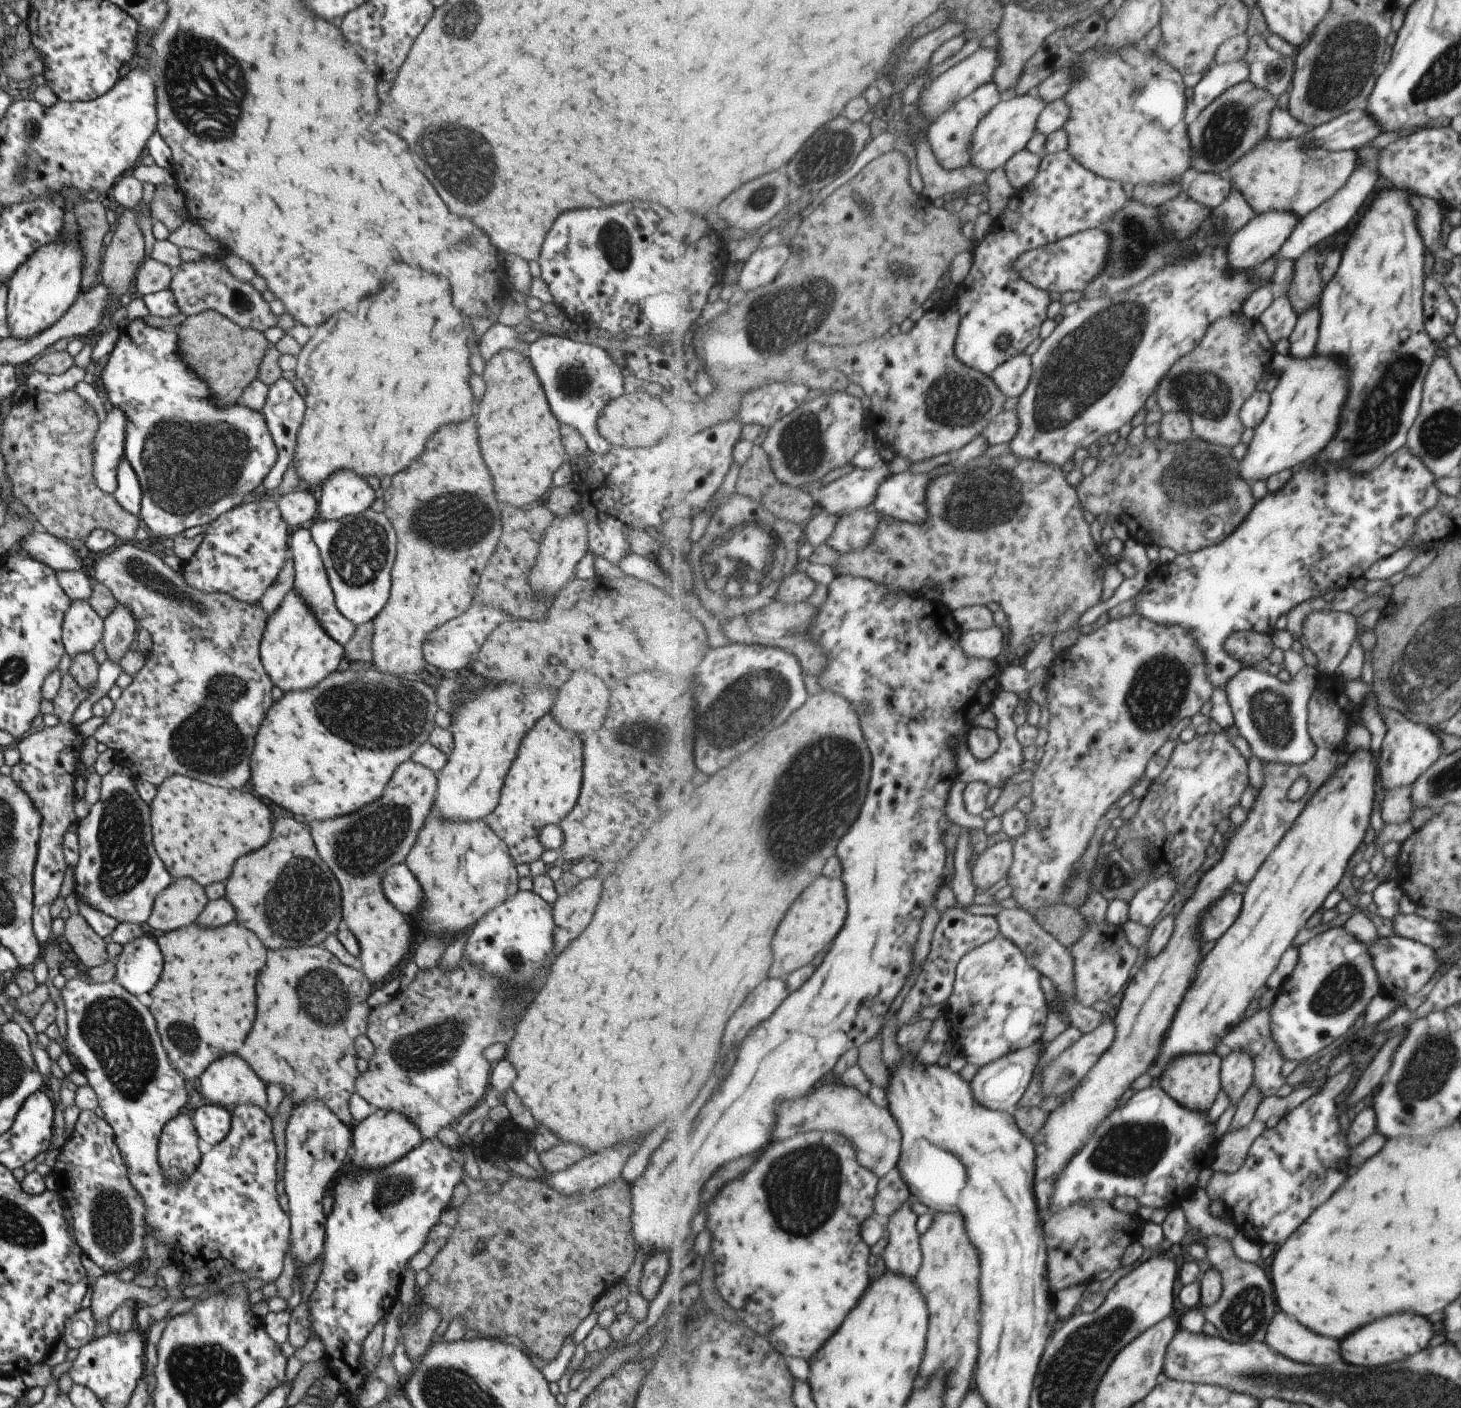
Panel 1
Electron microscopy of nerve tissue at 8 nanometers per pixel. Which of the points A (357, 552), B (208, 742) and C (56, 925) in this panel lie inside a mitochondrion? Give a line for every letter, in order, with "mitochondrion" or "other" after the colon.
A: mitochondrion
B: mitochondrion
C: other

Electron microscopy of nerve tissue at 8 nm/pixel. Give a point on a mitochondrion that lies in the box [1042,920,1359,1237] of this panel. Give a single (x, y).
(1135, 1148)

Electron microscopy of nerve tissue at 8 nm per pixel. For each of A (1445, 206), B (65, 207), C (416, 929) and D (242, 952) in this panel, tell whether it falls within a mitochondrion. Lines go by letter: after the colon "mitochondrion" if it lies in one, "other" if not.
A: other
B: other
C: other
D: other

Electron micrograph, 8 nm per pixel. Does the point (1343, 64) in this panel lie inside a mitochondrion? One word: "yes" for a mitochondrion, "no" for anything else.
yes

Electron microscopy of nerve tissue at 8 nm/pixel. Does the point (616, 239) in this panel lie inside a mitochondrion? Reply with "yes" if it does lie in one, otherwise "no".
yes

